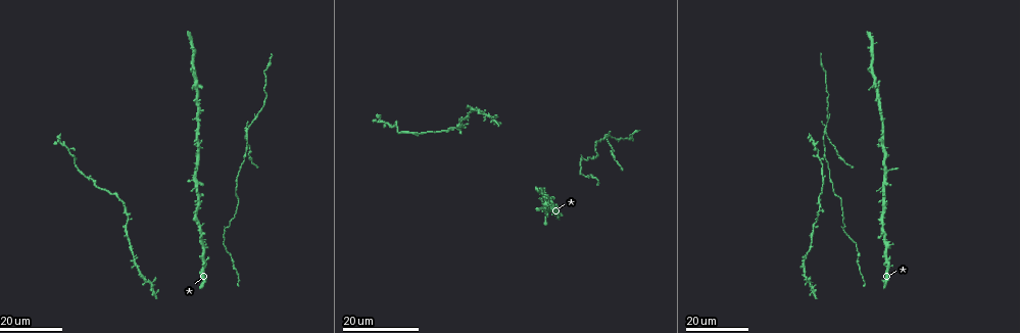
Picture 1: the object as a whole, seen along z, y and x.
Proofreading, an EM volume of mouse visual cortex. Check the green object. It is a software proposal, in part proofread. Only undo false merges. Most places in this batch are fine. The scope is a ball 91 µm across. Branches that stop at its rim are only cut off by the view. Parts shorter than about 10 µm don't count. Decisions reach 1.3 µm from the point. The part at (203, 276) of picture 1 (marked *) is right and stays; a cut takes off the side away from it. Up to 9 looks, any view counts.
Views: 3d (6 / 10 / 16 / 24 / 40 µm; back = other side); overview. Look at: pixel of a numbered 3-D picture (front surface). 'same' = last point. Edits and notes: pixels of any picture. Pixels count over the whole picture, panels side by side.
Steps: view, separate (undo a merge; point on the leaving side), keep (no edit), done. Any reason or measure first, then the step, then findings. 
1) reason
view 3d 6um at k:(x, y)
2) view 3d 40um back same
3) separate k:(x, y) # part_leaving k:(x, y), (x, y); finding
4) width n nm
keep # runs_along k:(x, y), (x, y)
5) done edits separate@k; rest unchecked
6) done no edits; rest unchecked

two arms in line, one across
view 3d 24um at 1:(828, 116)

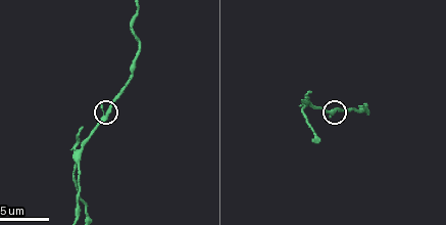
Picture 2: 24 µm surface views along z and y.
view 3d 10um at 2:(338, 108)

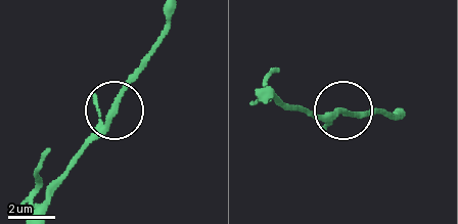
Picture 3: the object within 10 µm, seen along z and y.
keep # runs_along 3:(46, 203), (60, 173), (151, 57); one neuron here

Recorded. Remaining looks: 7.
branch point
view 3d 10um at 2:(78, 160)

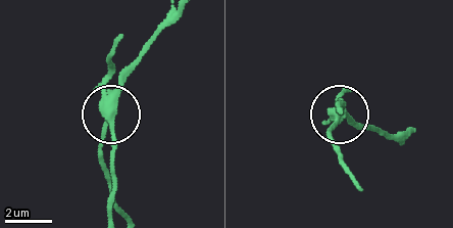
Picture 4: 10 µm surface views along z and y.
side_arm 17 um
separate 4:(111, 73) # part_leaving 4:(109, 107), (103, 171), (117, 212); two neurons meet here

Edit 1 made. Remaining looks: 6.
view overview

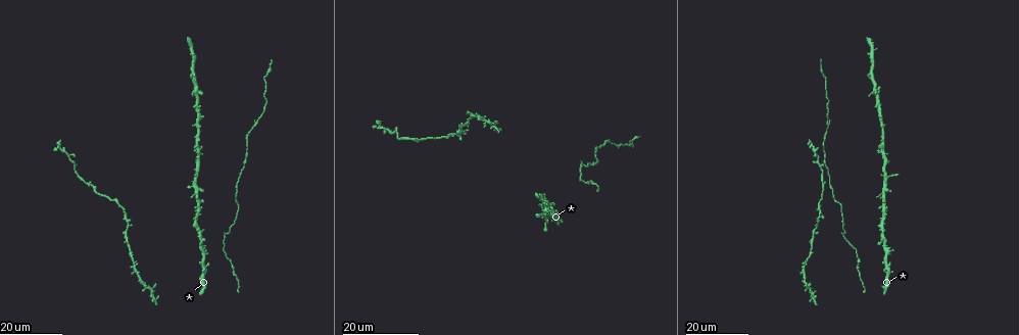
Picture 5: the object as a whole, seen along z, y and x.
view 3d 24um at 5:(881, 241)

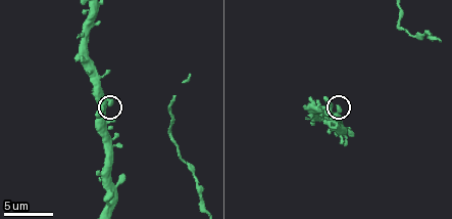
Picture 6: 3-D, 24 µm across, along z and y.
view 3d 6um at 6:(332, 109)

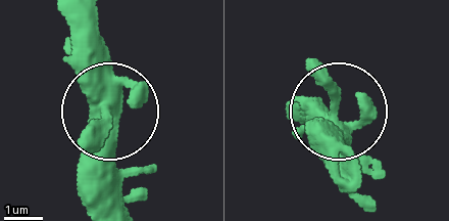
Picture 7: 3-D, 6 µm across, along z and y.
side_arm 71 um
keep # runs_along 7:(119, 202), (100, 15); one neuron here

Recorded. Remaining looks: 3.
view 3d 6um at 6:(400, 27)

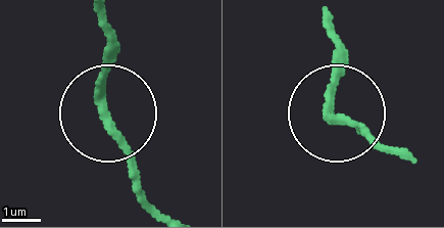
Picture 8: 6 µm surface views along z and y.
view 3d 6um back at 8:(331, 117)

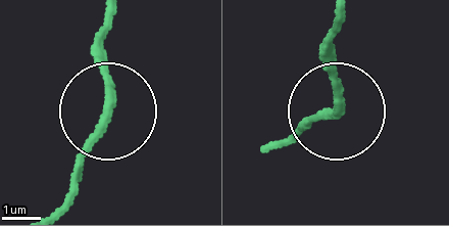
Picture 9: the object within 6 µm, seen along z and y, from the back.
width 230 nm
keep # continuous, no second neuron

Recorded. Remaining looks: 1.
done edits separate@4; rest unchecked

